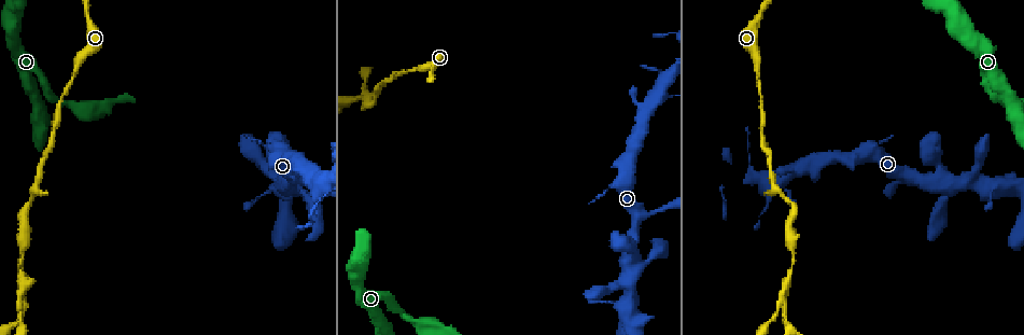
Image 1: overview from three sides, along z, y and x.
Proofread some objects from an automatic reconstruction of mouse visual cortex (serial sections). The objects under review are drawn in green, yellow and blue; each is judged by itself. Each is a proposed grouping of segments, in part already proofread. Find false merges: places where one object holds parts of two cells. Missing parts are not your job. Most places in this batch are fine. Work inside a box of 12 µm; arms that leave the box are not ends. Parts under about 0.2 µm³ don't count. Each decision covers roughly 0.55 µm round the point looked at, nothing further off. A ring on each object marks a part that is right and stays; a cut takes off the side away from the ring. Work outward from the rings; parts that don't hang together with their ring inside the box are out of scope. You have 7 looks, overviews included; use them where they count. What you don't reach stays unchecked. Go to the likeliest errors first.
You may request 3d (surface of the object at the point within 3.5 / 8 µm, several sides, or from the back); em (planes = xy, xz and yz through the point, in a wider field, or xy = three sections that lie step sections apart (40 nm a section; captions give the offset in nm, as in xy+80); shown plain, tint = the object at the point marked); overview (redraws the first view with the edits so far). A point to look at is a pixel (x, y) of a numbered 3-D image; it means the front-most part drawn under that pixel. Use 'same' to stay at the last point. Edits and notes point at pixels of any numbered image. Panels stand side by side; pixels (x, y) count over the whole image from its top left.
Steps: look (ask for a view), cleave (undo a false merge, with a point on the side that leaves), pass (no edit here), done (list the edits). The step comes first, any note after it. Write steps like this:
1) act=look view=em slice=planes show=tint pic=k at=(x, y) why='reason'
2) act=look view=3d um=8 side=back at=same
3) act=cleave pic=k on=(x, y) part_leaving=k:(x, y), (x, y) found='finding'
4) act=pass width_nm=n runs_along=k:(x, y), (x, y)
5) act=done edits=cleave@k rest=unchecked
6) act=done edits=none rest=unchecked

act=look view=3d um=3.5 pic=1 at=(791, 217) why='sharp bend'

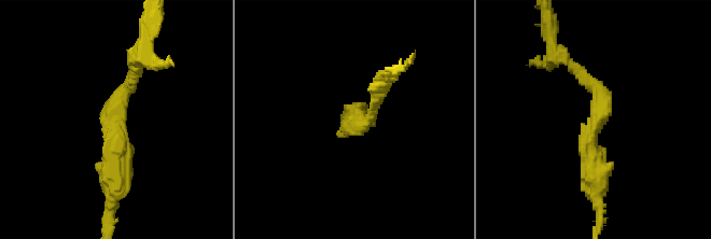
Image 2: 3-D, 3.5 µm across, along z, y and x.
act=look view=em slice=xy step=5 show=tint pic=2 at=(357, 119) arm_widths_nm=200,400 why='need the tissue'

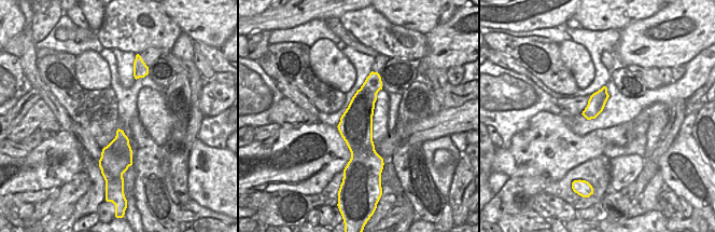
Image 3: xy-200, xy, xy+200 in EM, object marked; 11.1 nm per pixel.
act=pass runs_along=3:(375, 74), (352, 162) found='all the same cell'

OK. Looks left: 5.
act=look view=3d um=3.5 pic=1 at=(363, 93)

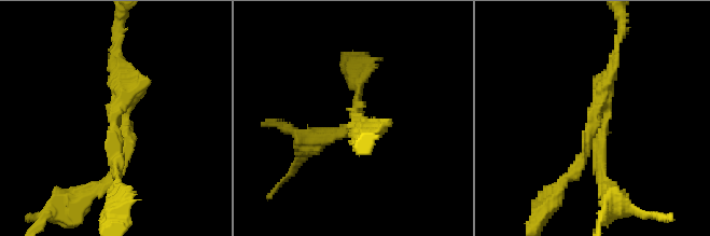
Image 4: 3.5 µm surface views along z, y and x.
act=look view=em slice=xy step=5 show=tint pic=4 at=(117, 124) arms=3 arm_widths_nm=150,150,200

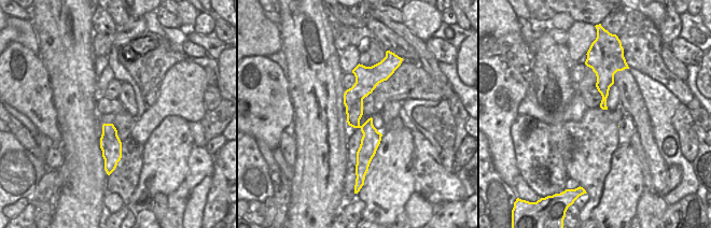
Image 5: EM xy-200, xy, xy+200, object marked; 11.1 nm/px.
act=pass runs_along=5:(364, 69), (359, 161) found='continuous, no second cell'

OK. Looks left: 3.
act=look view=em slice=xy step=3 show=tint pic=1 at=(649, 213) why='side arm on a straight run'

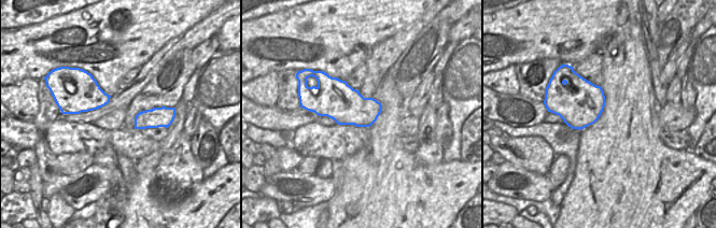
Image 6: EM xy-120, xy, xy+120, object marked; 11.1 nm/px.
act=look view=3d um=3.5 at=same

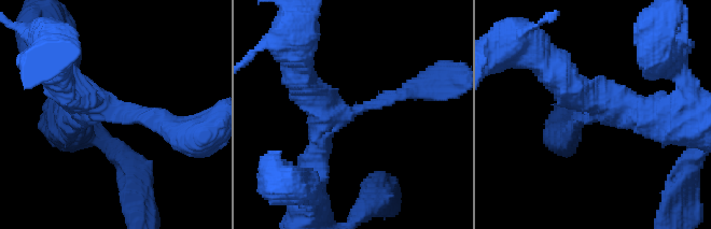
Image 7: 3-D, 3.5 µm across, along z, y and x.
act=pass arm_widths_nm=200,350,450 runs_along=7:(60, 86), (177, 132) found='one cell here'

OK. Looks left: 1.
act=done edits=none rest=unchecked

